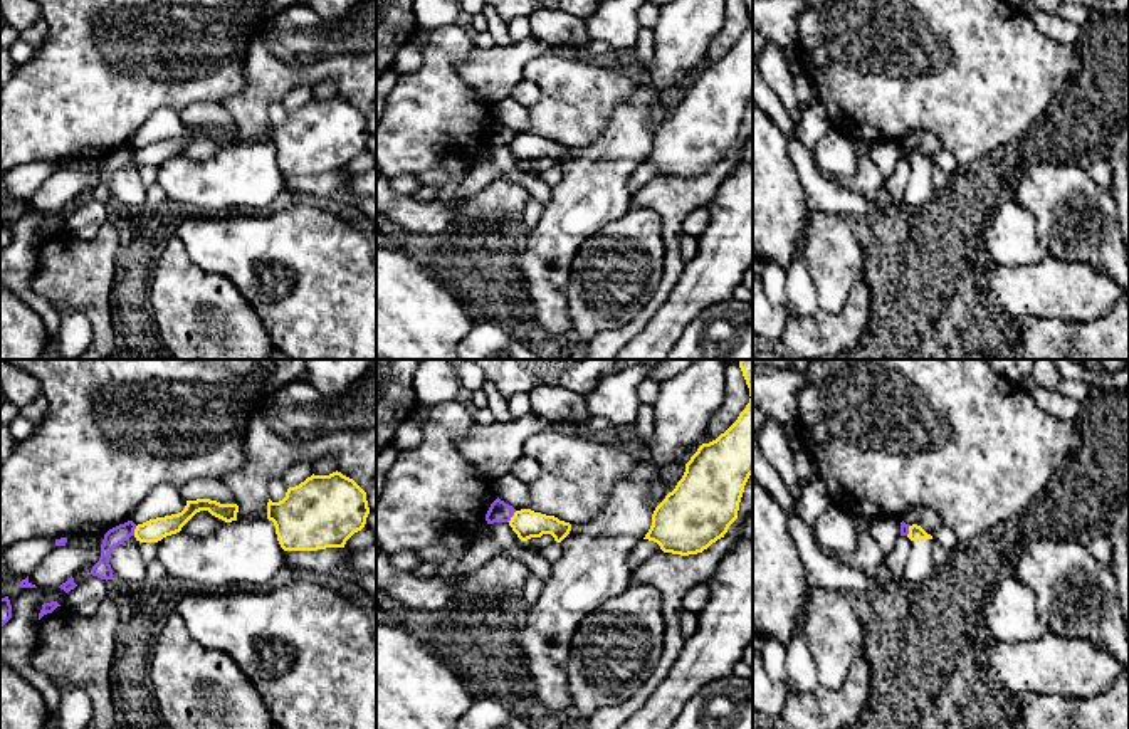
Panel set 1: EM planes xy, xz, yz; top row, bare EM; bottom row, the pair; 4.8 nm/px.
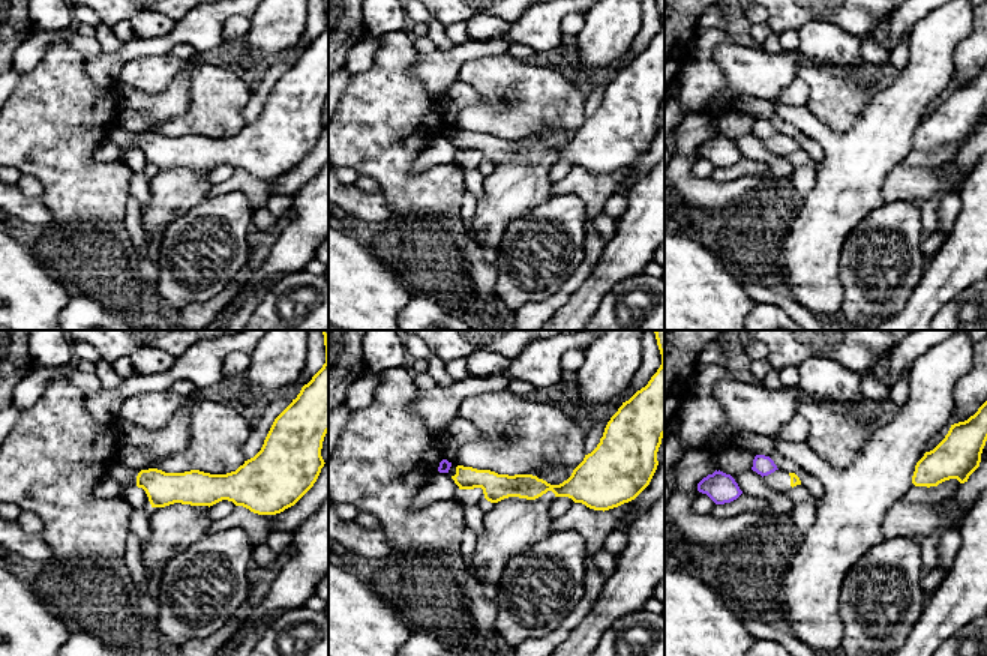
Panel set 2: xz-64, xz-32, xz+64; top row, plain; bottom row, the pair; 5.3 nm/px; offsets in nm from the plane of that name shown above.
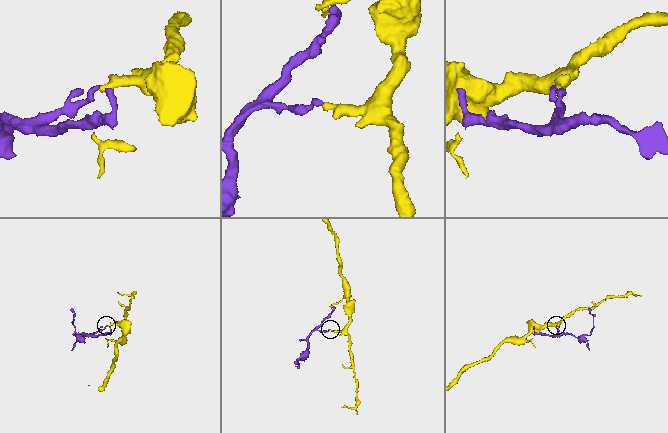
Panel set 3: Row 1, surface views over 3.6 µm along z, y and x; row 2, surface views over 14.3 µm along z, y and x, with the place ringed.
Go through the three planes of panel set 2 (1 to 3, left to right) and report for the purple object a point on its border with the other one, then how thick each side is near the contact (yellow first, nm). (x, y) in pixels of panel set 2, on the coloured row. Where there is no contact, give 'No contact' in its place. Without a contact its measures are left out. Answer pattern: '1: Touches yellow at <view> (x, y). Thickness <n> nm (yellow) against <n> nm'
1: No contact
2: No contact
3: No contact

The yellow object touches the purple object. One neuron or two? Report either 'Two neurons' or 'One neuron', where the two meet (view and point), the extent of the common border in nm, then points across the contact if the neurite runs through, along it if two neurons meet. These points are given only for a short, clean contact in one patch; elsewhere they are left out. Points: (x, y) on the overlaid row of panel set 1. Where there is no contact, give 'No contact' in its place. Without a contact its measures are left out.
Two neurons. Touches yellow at xz (513, 516). Shared border 70 nm. Boundary: xz (516, 511), (508, 521)

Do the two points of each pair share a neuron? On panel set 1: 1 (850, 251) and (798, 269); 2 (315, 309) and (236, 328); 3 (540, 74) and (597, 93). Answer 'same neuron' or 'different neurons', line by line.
1: different neurons
2: different neurons
3: same neuron

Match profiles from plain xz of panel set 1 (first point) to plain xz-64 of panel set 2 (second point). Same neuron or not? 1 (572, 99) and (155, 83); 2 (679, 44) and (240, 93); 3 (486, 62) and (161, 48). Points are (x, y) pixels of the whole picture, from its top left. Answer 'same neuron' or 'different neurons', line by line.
1: same neuron
2: different neurons
3: same neuron

